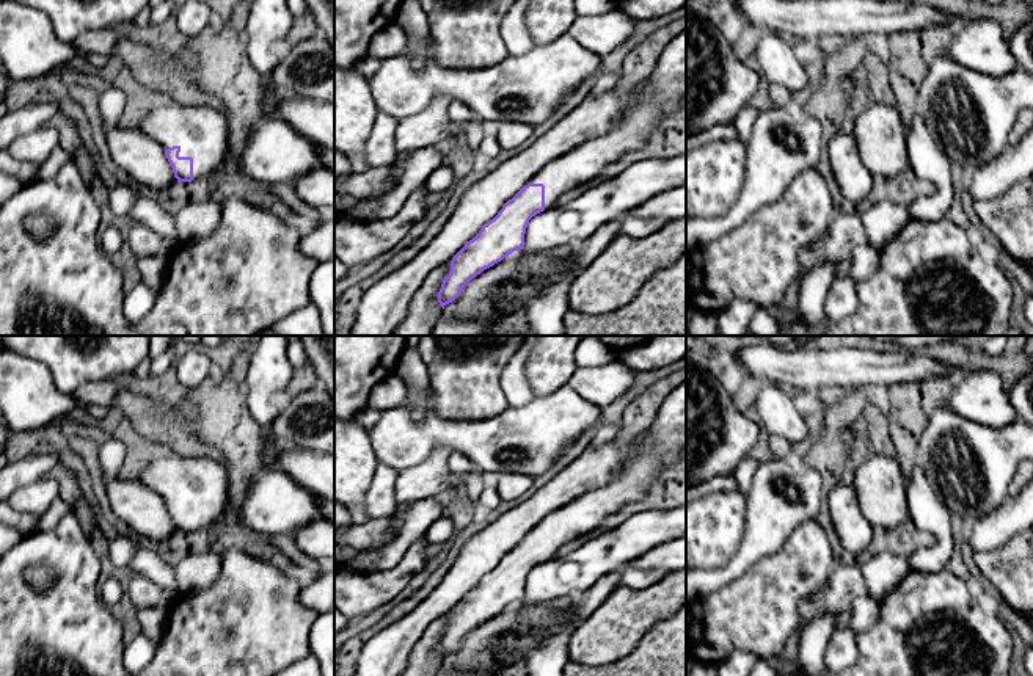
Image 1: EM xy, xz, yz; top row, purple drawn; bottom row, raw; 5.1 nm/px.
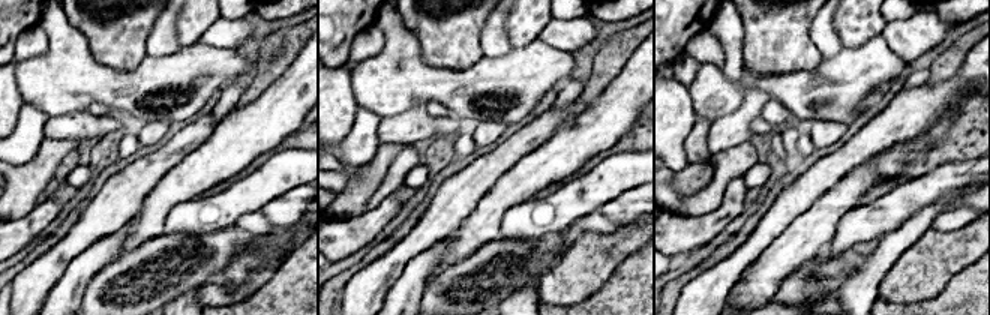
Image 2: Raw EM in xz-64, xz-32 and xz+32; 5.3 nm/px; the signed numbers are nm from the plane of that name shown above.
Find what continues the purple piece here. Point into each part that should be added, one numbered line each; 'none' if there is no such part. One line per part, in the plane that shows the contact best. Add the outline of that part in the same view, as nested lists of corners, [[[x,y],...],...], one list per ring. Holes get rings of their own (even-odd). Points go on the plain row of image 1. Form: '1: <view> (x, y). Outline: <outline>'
1: xz (576, 501). Outline: [[[686,380],[661,403],[650,427],[631,442],[615,439],[589,447],[518,507],[471,536],[432,593],[408,615],[388,623],[361,649],[355,676],[436,676],[443,670],[438,643],[451,623],[452,609],[484,576],[527,535],[545,536],[545,560],[575,538],[597,533],[604,521],[625,505],[644,497],[658,478],[667,456],[686,452]]]

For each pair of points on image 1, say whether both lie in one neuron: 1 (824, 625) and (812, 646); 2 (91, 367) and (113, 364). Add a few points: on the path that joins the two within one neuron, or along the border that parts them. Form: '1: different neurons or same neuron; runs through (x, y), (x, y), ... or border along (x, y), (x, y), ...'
1: same neuron; runs through (820, 629), (812, 642)
2: same neuron; runs through (96, 364), (109, 364)

